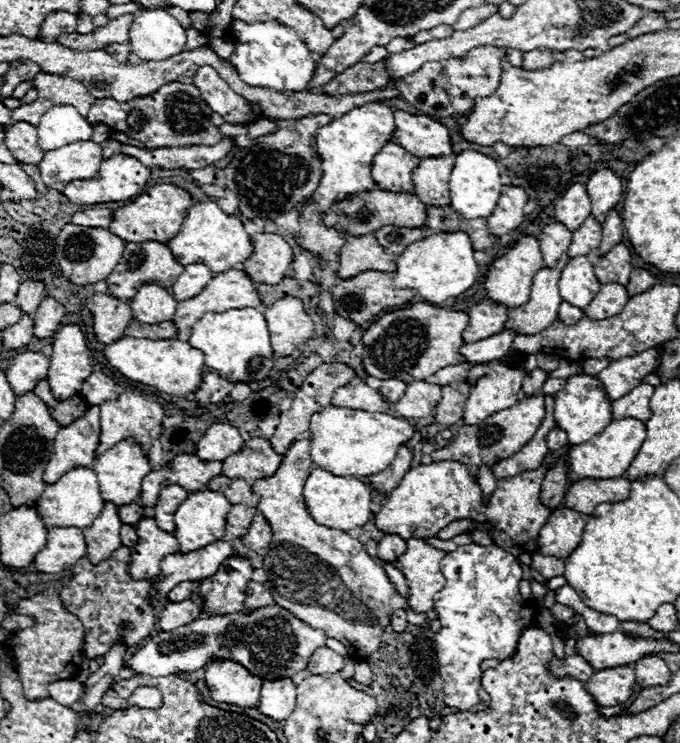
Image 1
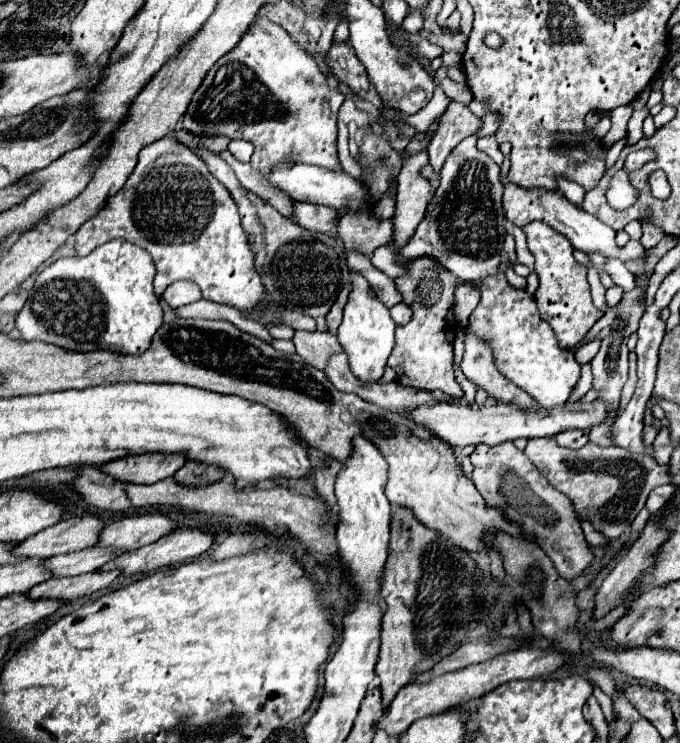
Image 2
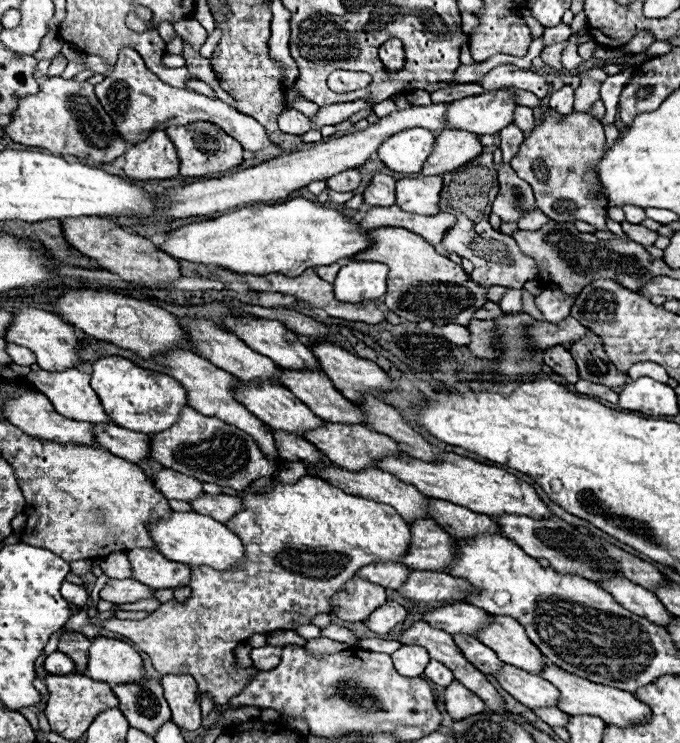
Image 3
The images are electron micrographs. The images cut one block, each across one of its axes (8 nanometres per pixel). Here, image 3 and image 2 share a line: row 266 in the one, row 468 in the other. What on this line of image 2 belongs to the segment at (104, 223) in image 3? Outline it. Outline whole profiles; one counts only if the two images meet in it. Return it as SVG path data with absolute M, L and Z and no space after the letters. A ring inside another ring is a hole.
M146 452L144 456L124 456L120 460L112 460L102 466L102 470L116 480L132 484L150 484L174 476L178 468L184 466L184 462L184 454Z

